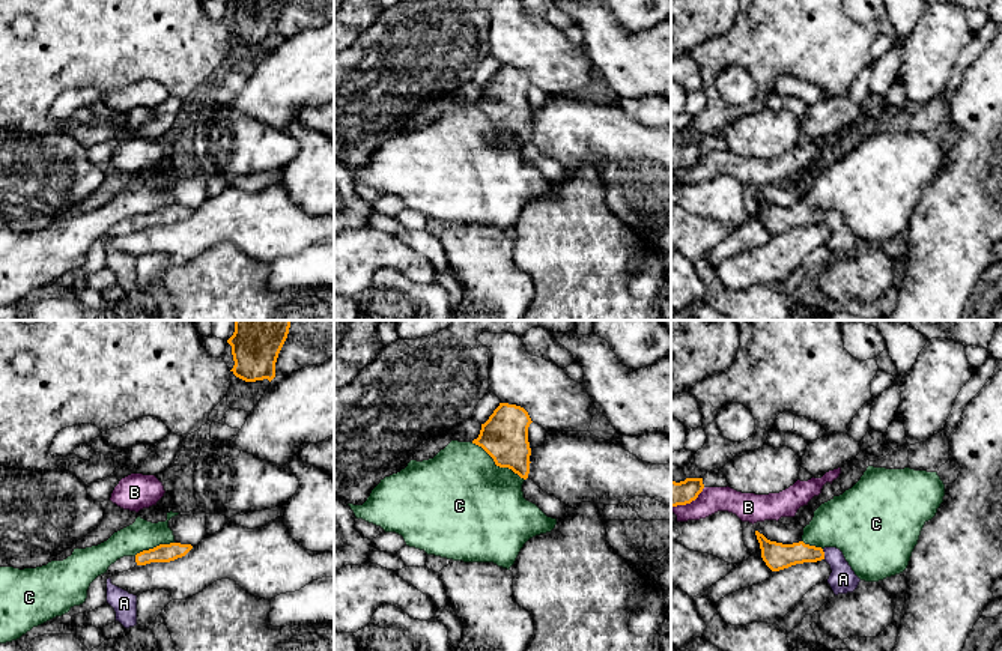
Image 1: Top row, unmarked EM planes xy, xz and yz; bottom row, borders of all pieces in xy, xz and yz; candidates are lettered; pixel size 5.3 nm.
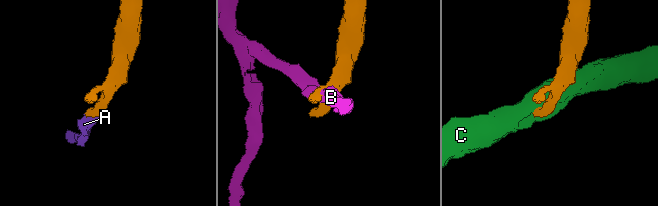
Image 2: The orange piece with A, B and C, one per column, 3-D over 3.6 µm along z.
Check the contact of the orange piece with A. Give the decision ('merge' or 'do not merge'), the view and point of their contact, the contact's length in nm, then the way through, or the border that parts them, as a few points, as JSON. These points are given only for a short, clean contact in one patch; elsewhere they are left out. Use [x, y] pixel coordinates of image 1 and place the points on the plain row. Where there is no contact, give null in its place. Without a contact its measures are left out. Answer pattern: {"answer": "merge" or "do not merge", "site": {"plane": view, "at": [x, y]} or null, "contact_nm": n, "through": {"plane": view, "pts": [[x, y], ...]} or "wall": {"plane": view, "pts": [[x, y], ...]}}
{"answer": "merge", "site": {"plane": "yz", "at": [823, 217]}, "contact_nm": 60, "through": {"plane": "yz", "pts": [[777, 218], [823, 217], [840, 230], [843, 242]]}}

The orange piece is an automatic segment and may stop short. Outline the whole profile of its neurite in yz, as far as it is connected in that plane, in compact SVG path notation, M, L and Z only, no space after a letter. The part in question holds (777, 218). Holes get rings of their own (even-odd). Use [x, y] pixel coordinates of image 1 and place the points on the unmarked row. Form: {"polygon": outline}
{"polygon": "M755 194L761 212L761 221L772 235L779 235L796 227L817 226L824 223L830 229L827 247L835 259L853 256L861 242L855 238L843 215L837 210L815 210L803 204L782 207L767 203Z"}

